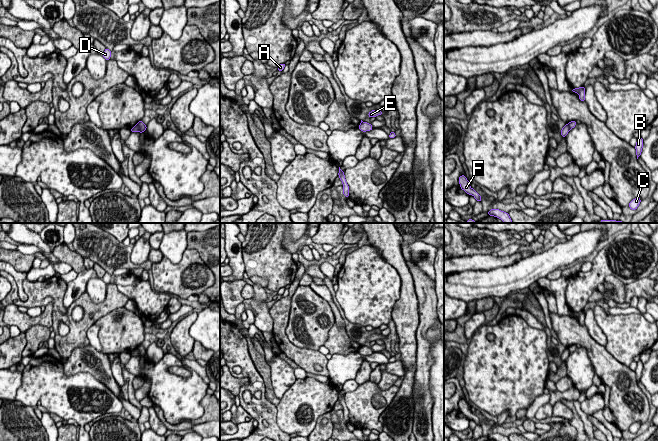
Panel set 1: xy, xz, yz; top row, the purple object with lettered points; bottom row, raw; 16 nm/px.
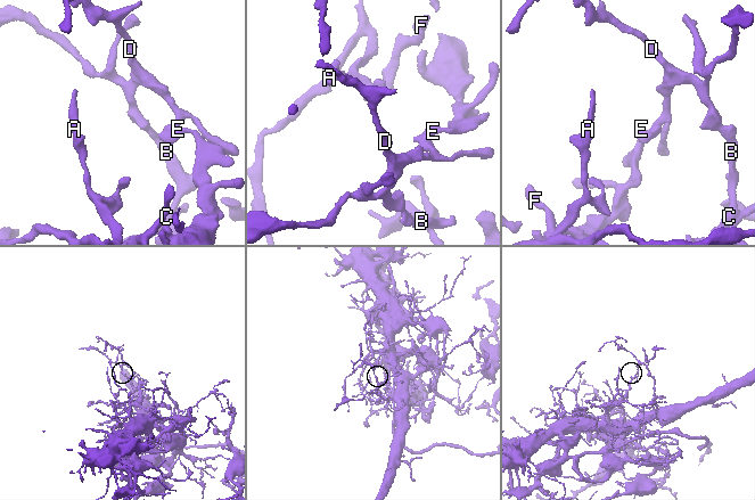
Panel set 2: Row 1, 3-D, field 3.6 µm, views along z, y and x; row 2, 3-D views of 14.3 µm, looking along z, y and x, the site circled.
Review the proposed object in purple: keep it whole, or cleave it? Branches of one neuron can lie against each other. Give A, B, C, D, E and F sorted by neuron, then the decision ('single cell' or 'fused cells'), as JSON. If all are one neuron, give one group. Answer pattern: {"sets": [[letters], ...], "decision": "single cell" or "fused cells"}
{"sets": [["A", "B", "C", "D", "F"], ["E"]], "decision": "fused cells"}

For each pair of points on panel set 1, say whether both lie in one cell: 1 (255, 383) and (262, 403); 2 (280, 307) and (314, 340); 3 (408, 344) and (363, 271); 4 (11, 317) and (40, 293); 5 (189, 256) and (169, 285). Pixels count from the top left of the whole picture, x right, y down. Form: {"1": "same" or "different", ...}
{"1": "same", "2": "different", "3": "different", "4": "different", "5": "same"}

